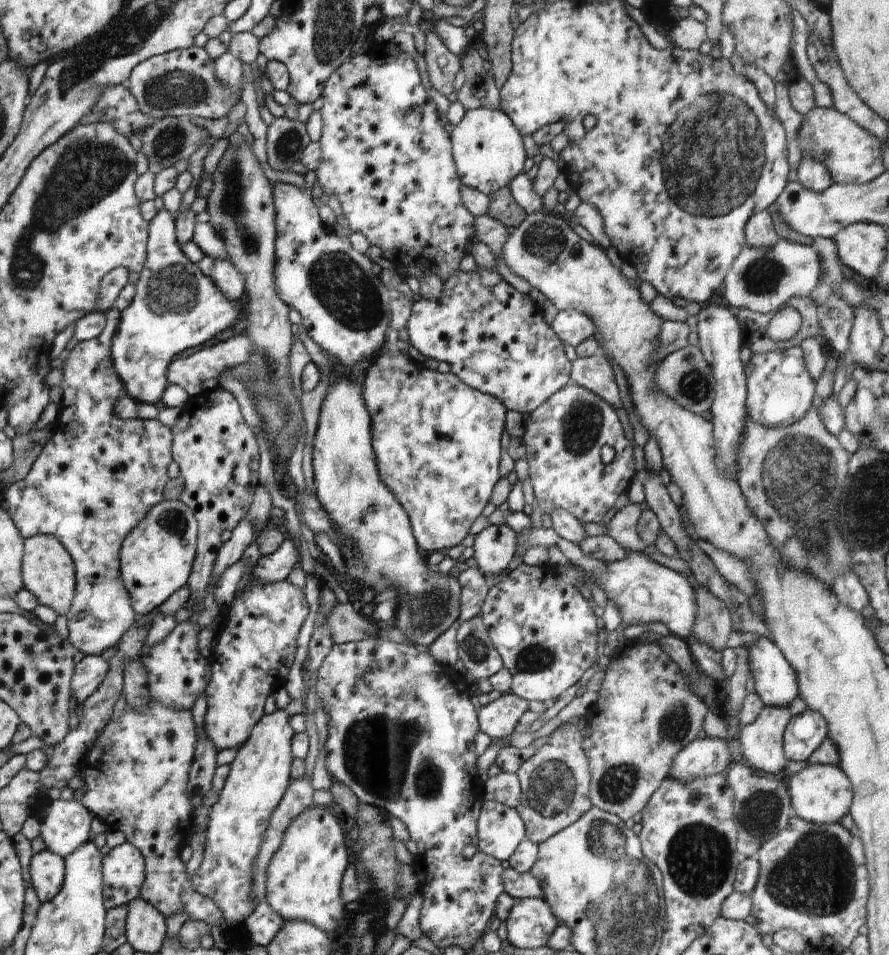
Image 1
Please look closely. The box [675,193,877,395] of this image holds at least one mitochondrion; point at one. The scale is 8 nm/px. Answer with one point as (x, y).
(762, 277)

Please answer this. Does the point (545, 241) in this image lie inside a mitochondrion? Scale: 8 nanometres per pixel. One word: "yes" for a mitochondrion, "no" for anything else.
yes

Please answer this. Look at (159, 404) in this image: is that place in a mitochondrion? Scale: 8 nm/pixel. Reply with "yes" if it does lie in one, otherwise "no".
no

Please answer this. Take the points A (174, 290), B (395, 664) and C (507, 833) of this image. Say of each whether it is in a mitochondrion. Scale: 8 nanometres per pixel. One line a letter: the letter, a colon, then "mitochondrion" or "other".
A: mitochondrion
B: other
C: other

